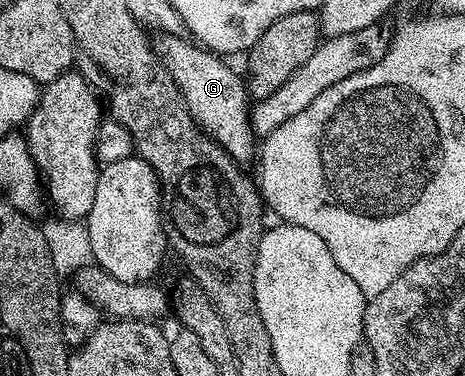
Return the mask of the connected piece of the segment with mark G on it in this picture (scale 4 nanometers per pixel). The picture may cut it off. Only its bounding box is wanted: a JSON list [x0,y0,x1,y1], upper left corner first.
[154,36,257,164]

